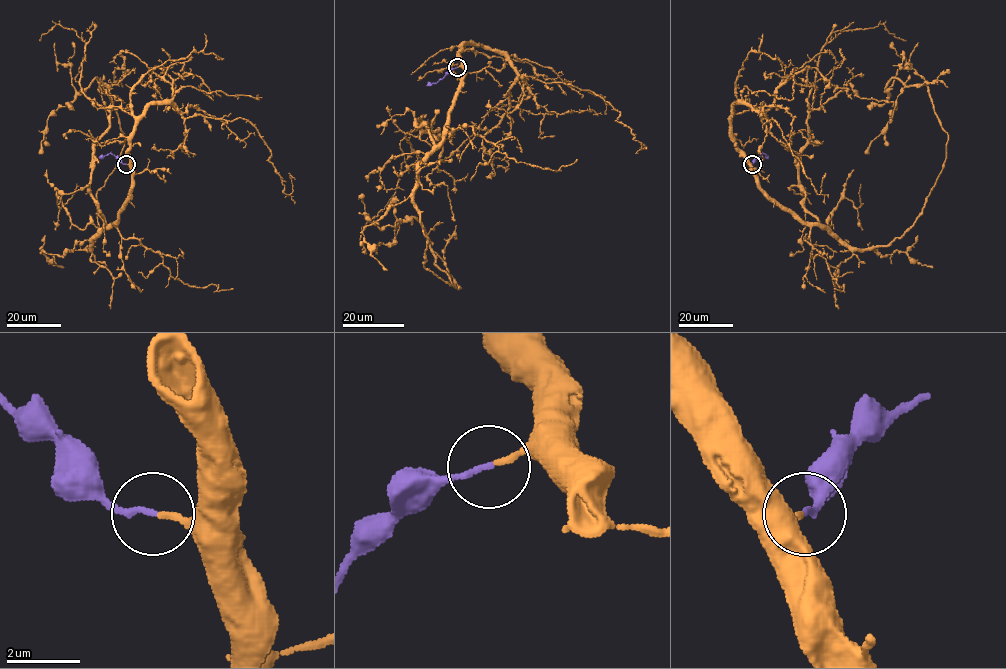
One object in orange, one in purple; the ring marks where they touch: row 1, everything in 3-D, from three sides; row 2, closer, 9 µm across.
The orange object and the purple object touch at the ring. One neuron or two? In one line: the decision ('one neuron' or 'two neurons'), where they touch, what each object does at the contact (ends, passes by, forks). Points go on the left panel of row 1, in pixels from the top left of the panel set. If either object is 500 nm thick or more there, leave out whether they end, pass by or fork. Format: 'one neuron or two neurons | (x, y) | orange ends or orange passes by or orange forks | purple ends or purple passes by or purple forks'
one neuron | (126, 164) | orange ends | purple ends

